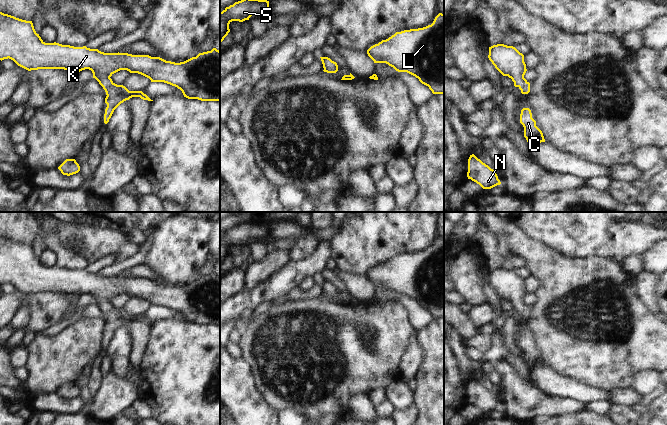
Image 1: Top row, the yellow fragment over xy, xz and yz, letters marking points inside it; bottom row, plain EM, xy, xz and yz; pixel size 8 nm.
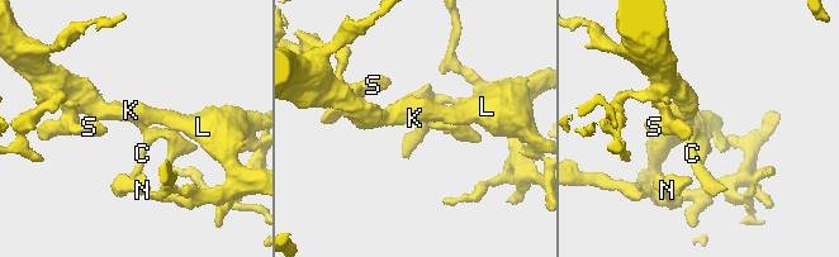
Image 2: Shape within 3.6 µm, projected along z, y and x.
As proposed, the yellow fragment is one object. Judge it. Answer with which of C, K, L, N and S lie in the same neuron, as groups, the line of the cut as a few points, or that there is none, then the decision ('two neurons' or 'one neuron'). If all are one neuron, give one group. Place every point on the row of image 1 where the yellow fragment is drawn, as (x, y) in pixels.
C K L N S; no cut; one neuron

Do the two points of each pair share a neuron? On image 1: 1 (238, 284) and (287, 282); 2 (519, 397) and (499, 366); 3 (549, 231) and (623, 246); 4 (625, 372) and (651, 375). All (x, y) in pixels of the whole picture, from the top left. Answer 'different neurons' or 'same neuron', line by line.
1: different neurons
2: same neuron
3: same neuron
4: different neurons

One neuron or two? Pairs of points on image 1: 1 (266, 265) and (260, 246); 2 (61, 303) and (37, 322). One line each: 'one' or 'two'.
1: two
2: one

